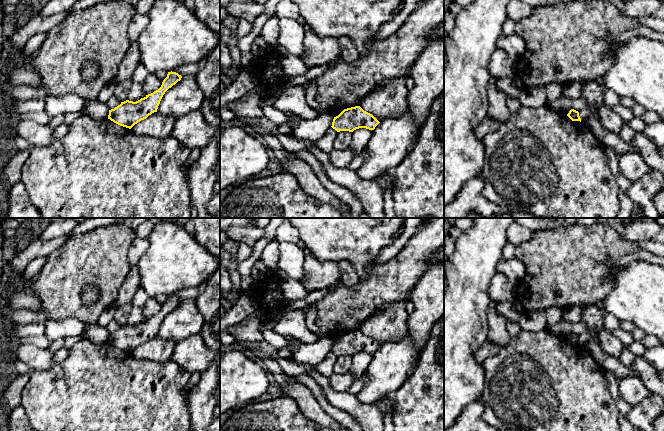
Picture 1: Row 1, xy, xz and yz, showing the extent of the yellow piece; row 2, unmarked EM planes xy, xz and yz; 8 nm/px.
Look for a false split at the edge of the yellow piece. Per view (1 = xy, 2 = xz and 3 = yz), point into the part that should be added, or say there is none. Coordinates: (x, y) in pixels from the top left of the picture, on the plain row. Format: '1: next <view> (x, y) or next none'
1: next none
2: next none
3: next none

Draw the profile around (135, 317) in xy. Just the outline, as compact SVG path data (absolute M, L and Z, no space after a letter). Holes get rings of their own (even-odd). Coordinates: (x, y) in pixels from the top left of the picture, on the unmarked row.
M139 287L131 300L131 312L129 314L127 324L136 326L143 322L144 316L142 314L142 309L144 303L149 299L147 293Z

